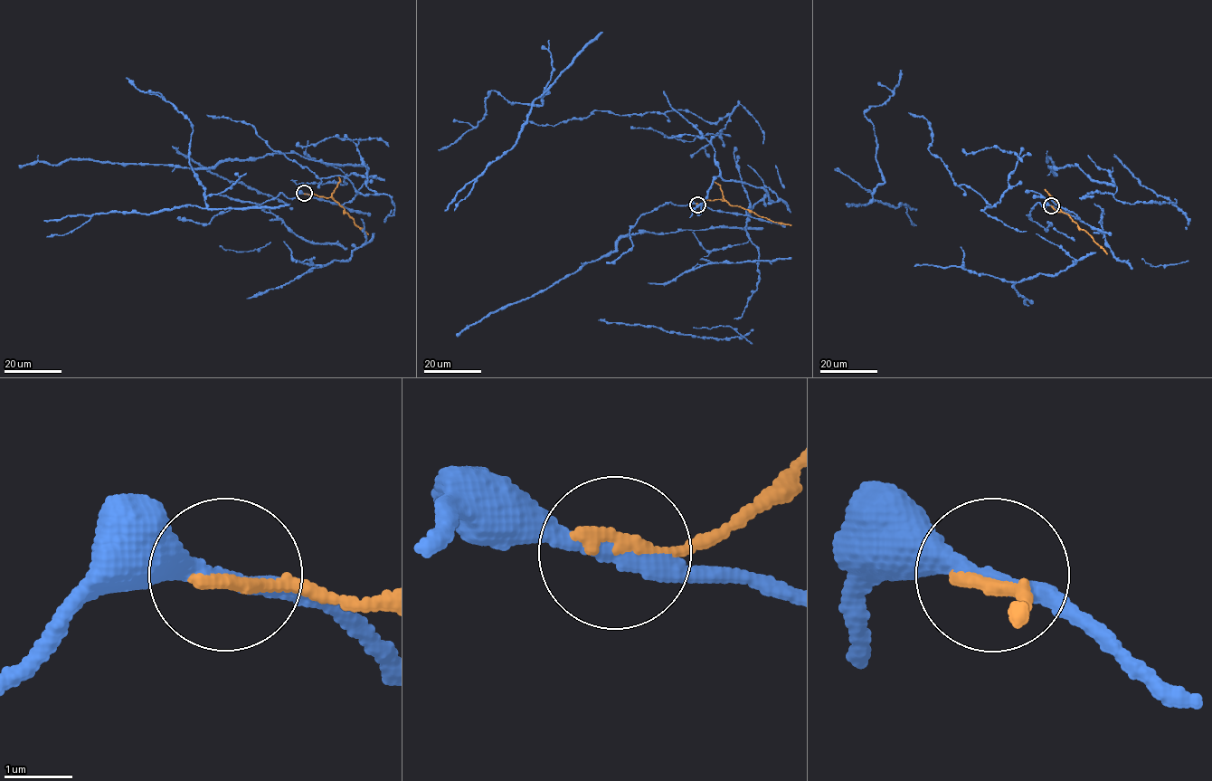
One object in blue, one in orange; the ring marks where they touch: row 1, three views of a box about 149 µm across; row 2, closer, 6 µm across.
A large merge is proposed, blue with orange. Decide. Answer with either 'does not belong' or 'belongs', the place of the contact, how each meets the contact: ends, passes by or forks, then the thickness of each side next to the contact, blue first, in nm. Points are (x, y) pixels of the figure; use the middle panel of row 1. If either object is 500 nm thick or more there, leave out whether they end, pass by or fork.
does not belong; place (697, 204); blue passes by; orange ends; calibres 260 and 220 nm

